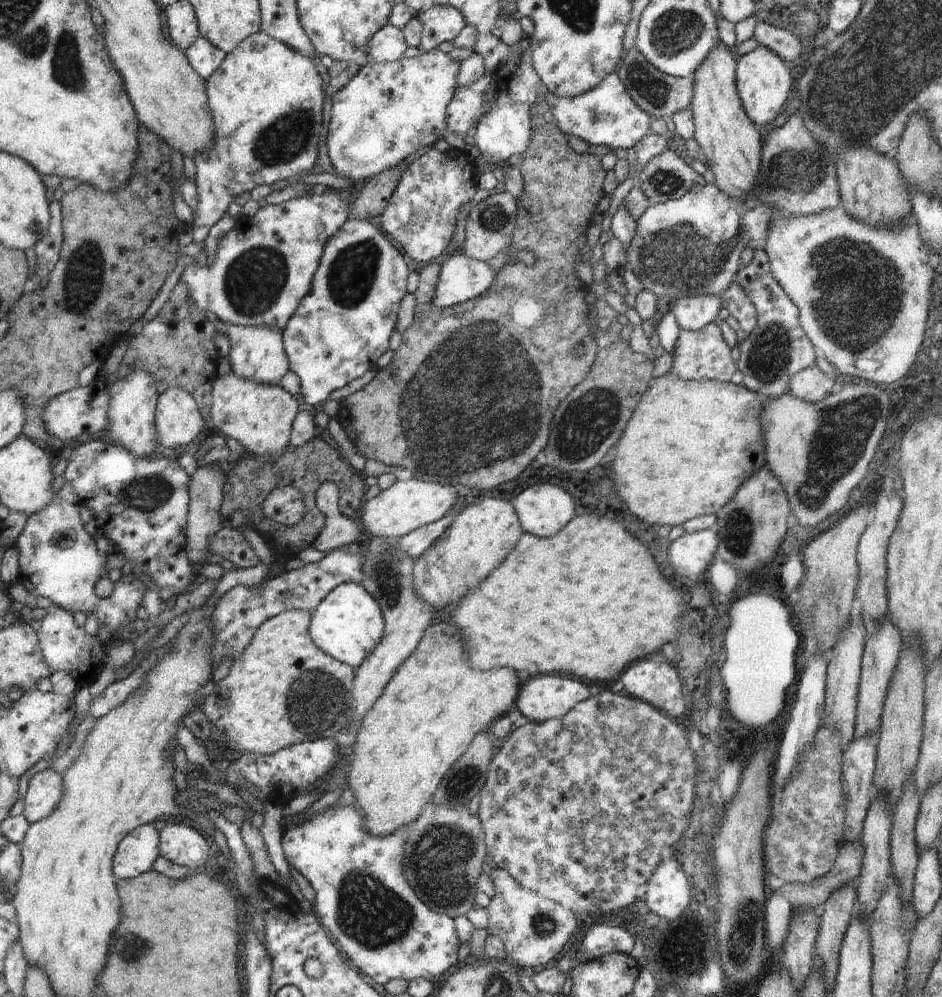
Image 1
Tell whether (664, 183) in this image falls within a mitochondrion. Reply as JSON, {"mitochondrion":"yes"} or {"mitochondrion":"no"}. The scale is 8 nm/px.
{"mitochondrion":"yes"}

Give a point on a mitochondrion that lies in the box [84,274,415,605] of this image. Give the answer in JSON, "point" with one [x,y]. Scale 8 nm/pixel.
{"point":[151,491]}

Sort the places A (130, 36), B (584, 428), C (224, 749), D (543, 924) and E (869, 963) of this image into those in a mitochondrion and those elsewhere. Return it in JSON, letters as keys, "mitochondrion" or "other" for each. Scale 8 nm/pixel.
{"A":"other","B":"mitochondrion","C":"other","D":"mitochondrion","E":"other"}

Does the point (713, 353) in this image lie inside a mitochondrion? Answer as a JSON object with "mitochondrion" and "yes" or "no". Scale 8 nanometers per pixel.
{"mitochondrion":"no"}

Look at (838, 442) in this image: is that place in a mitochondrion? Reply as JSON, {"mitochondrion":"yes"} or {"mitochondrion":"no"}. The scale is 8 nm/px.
{"mitochondrion":"yes"}

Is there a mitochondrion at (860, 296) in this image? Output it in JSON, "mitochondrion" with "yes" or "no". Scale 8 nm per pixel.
{"mitochondrion":"yes"}

